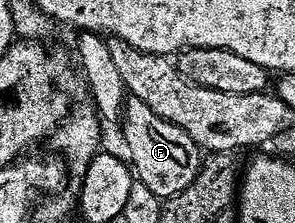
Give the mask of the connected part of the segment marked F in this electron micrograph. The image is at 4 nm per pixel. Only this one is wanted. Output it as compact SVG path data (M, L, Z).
M130 96L122 107L120 127L126 150L130 153L133 173L141 185L152 188L156 196L163 200L175 198L194 183L198 169L202 166L203 151L176 124L156 116L144 100Z

